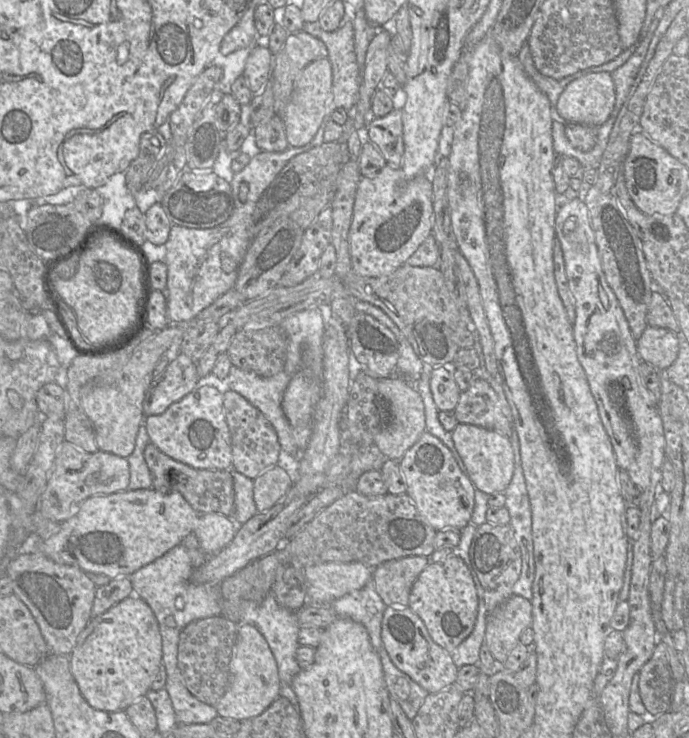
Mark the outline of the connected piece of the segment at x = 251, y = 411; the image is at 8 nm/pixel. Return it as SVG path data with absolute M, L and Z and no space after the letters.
M235 391L223 393L223 408L231 438L232 468L253 480L278 463L281 447L276 431L257 408Z

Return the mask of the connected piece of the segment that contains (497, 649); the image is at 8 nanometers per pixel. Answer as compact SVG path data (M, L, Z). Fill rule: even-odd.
M511 595L487 616L484 644L497 661L503 665L511 650L520 642L521 633L531 627L531 601Z

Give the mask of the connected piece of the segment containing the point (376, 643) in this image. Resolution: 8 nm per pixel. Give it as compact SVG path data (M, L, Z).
M372 578L361 589L348 593L331 603L338 617L352 619L361 623L368 631L374 650L379 653L381 626L387 605L376 592Z

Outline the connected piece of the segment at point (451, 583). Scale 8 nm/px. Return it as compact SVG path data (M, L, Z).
M453 554L444 561L430 561L412 586L408 607L424 622L433 641L451 653L473 631L478 605L471 572L464 560Z

